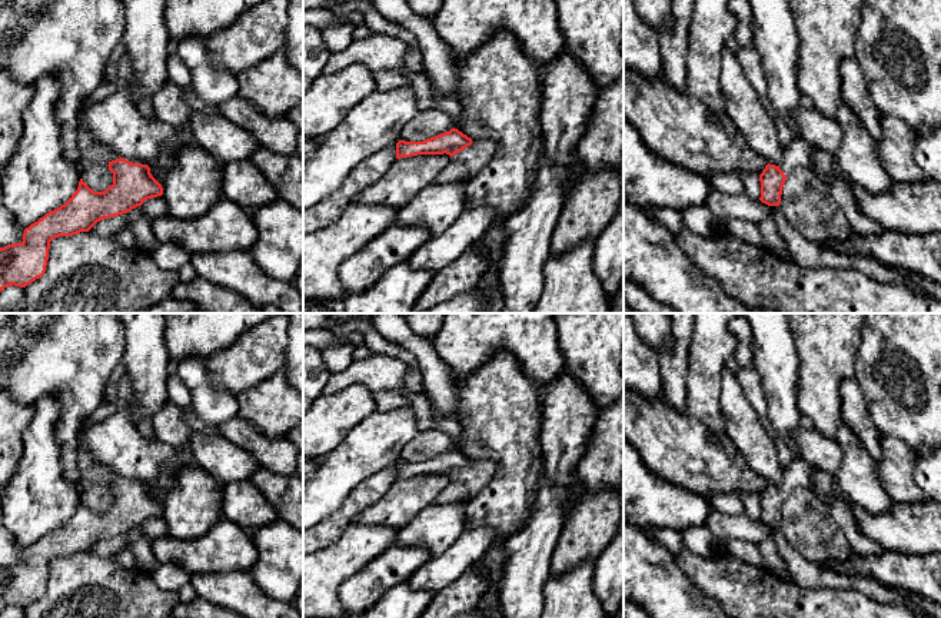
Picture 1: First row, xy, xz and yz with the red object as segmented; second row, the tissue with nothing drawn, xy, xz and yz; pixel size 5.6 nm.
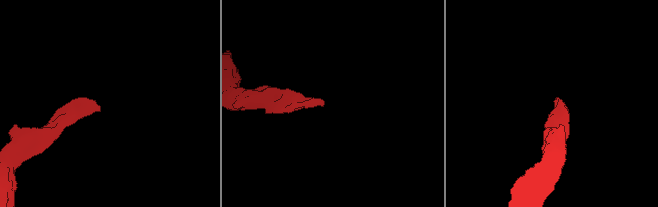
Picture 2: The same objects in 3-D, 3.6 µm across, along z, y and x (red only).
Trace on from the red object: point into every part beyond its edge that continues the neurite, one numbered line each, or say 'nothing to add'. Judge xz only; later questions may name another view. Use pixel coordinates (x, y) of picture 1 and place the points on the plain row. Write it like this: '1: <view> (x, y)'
1: xz (479, 474)

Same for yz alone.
1: yz (798, 474)

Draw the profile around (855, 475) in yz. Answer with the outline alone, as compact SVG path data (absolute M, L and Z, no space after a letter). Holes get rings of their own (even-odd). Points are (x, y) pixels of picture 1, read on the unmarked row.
M845 425L839 428L835 441L842 451L841 465L834 475L839 488L869 514L888 512L894 501L875 475L875 459Z

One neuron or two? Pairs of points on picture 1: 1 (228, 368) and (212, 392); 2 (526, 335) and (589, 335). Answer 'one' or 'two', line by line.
1: two
2: two

